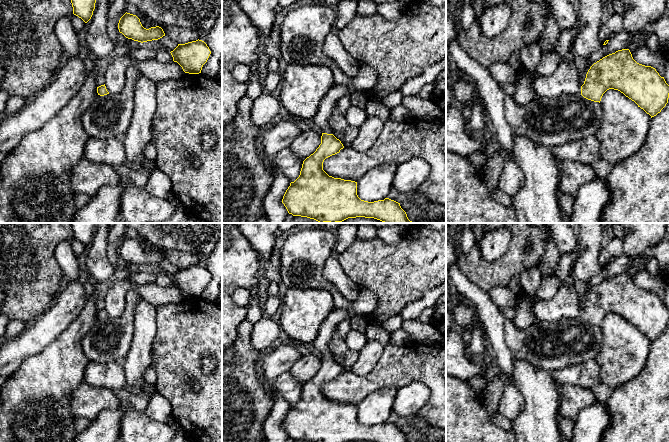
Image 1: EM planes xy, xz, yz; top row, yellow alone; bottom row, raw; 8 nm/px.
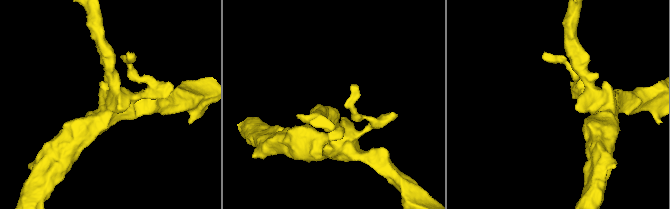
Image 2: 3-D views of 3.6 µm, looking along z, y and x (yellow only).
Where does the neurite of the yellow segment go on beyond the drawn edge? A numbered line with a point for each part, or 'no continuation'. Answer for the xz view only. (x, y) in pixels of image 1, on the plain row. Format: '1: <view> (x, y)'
1: xz (366, 303)

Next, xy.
no continuation

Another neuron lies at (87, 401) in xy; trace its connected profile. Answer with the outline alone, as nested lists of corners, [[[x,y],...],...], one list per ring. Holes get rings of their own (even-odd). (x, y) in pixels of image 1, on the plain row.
[[[82,382],[74,391],[71,409],[76,417],[93,421],[101,411],[118,409],[123,405],[114,390],[105,387],[92,387]]]

